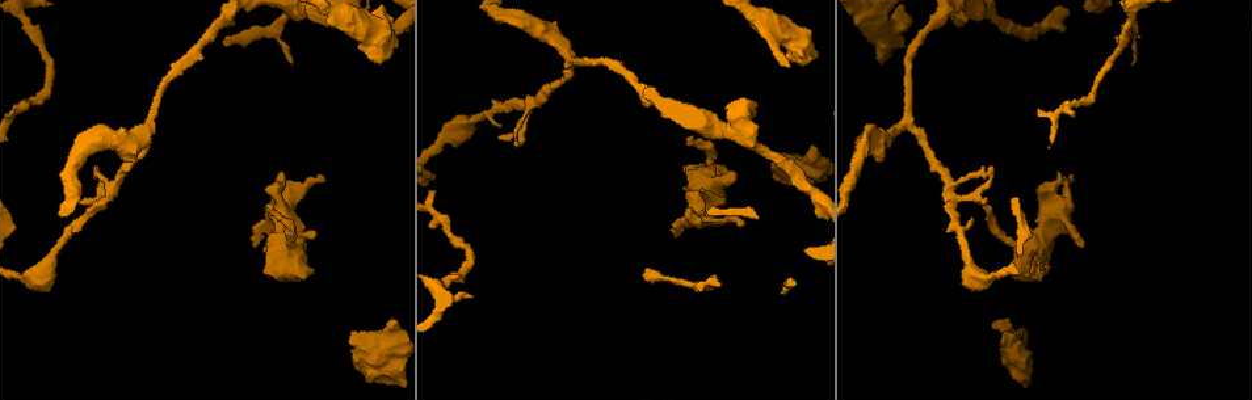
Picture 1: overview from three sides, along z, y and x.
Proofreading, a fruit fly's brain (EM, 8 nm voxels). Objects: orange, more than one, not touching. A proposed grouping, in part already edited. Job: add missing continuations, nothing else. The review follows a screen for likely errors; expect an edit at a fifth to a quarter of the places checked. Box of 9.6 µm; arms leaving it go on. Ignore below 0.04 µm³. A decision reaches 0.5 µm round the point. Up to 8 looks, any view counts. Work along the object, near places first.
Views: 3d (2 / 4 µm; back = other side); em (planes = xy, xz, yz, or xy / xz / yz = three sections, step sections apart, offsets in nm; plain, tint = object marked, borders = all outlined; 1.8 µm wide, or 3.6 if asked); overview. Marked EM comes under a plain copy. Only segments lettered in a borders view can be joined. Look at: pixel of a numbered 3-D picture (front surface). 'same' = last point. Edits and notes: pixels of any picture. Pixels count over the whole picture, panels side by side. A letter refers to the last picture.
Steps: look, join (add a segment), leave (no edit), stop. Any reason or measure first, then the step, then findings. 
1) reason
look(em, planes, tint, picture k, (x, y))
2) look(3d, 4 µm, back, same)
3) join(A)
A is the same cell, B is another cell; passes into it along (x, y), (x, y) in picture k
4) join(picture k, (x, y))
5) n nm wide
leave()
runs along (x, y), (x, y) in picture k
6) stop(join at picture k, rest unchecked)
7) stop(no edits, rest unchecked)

an open end
look(3d, 4 µm, picture 1, (744, 223))

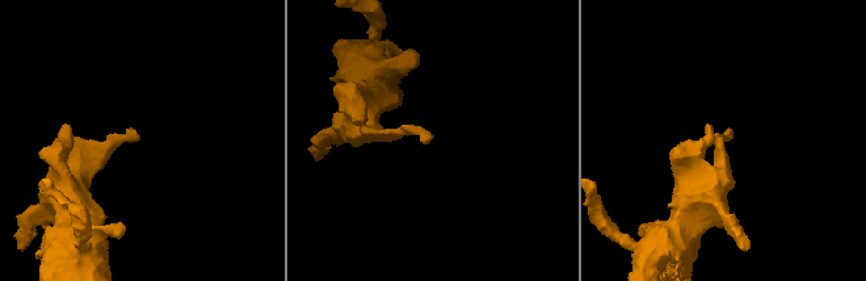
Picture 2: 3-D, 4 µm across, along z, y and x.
need the tissue
look(em, yz, step 4, tint, picture 2, (138, 137))

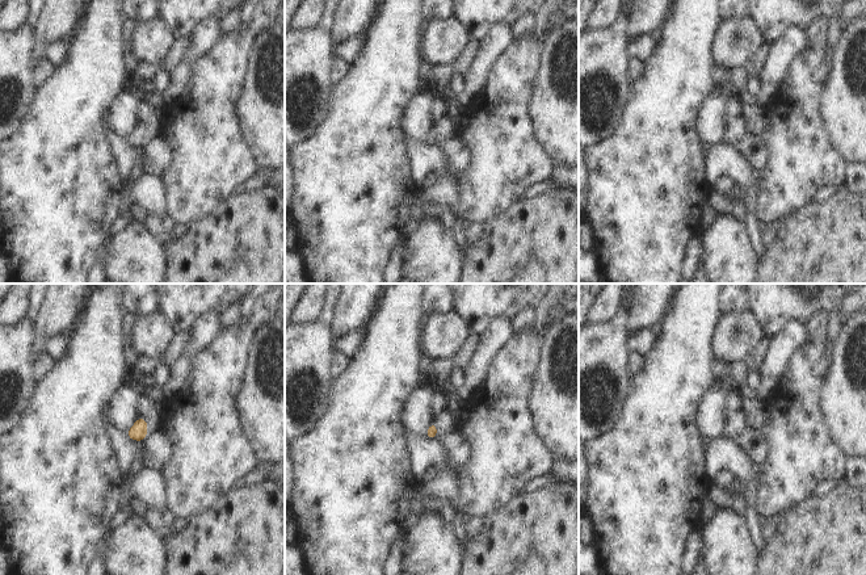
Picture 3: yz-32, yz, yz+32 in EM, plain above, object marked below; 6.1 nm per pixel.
look(em, planes, borders, same)

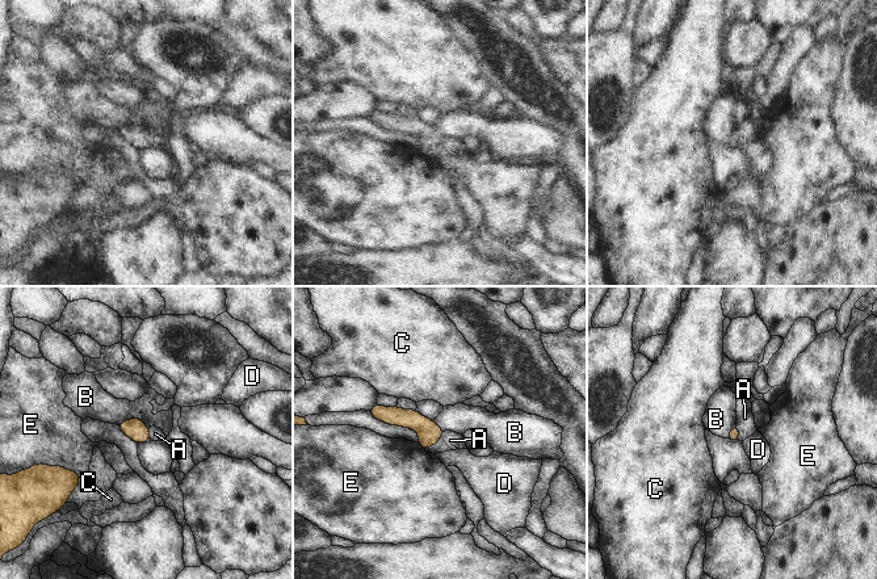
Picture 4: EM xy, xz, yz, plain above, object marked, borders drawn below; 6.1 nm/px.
join(A)
A is the same cell, B, C, D and E are other cells; passes into it along (428, 431), (437, 440), (450, 440) in picture 4; it goes on there

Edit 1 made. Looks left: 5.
an open end
look(em, planes, tint, picture 1, (266, 203))

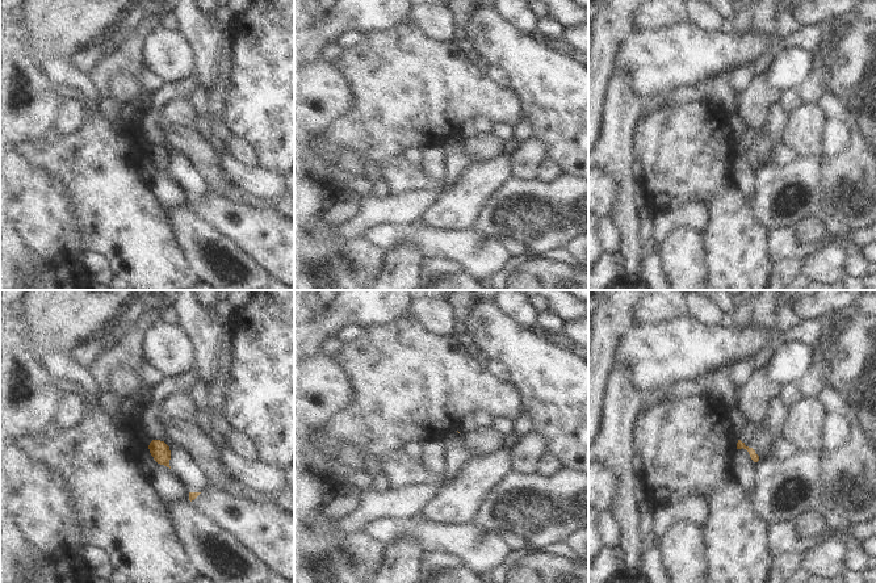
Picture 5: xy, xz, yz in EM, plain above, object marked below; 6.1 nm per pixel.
see the neighbours
look(em, planes, borders, same)

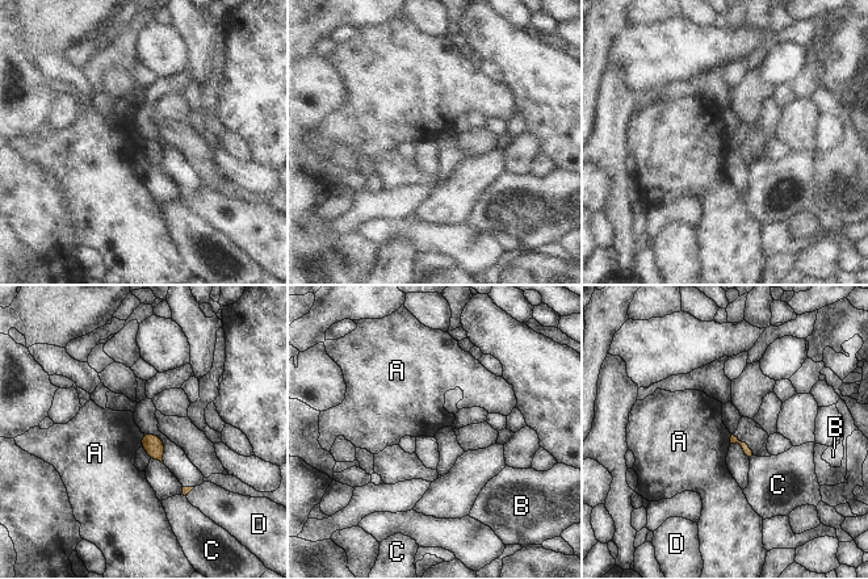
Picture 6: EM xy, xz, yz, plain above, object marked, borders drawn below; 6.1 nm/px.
leave()
A, B, C and D are other cells; none of them fits

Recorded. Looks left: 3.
an open end
look(3d, 4 µm, picture 1, (255, 246))

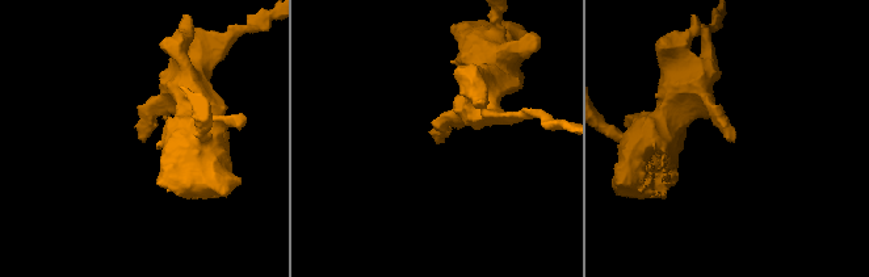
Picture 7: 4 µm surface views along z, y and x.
need the tissue
look(em, yz, step 4, tint, picture 7, (734, 141))

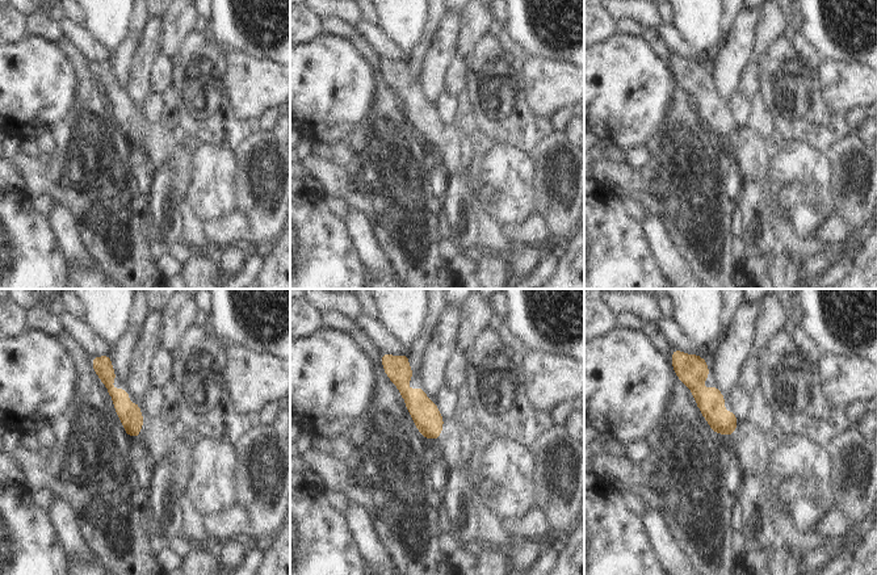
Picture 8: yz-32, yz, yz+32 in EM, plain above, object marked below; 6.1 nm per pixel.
look(em, yz, step 4, borders, same)

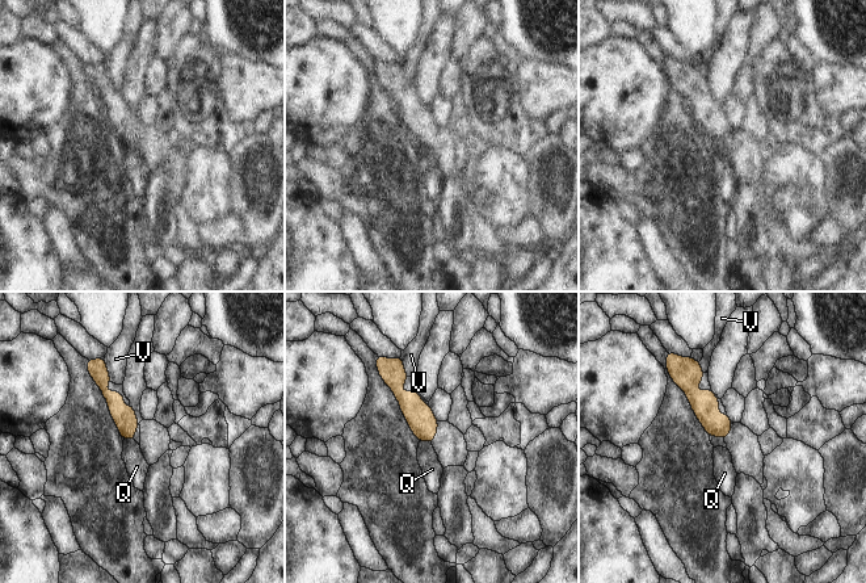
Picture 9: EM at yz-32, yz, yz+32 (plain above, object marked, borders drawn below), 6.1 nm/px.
V touches over 160 nm
leave()
Q and V are other cells; none of them fits

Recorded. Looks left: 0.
stop(join at picture 4, rest unchecked)

